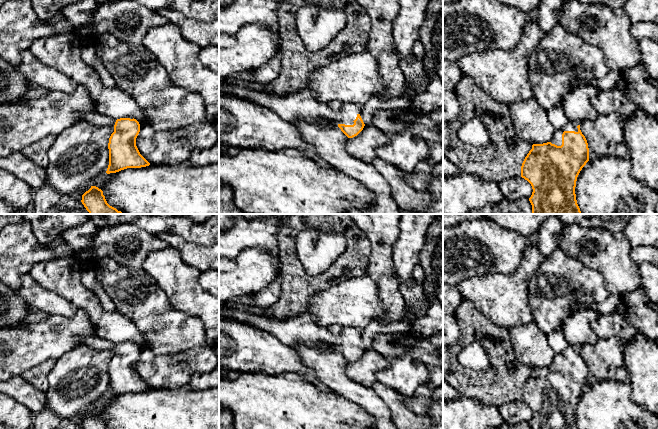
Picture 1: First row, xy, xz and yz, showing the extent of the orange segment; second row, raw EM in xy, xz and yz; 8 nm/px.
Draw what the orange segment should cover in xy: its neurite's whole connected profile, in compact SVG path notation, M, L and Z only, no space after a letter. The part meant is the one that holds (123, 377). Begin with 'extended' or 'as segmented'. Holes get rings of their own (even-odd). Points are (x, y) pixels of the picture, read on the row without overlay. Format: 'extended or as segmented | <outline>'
extended | M96 334L80 337L80 345L87 346L95 350L113 350L114 356L111 358L108 367L109 389L106 397L116 397L127 392L141 392L149 390L150 387L140 378L136 370L136 362L140 356L140 348L136 343L120 342L113 343L104 340Z

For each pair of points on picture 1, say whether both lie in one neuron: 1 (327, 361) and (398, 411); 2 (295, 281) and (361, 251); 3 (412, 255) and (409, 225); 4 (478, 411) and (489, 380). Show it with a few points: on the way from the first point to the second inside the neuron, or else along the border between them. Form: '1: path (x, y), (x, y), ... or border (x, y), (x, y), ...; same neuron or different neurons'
1: border (370, 387), (388, 407), (391, 418); different neurons
2: path (311, 281), (324, 281), (345, 265); same neuron
3: path (410, 248), (410, 232); same neuron
4: border (460, 395), (474, 397), (497, 408); different neurons

